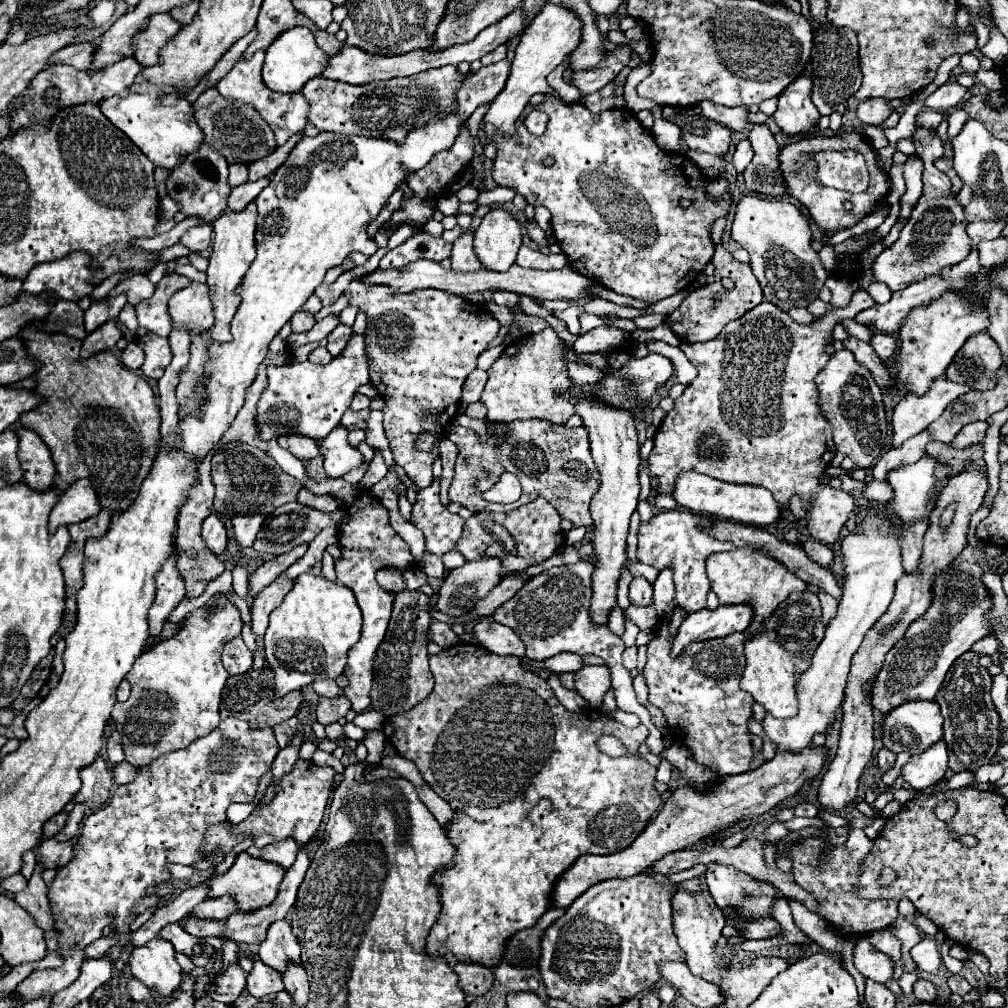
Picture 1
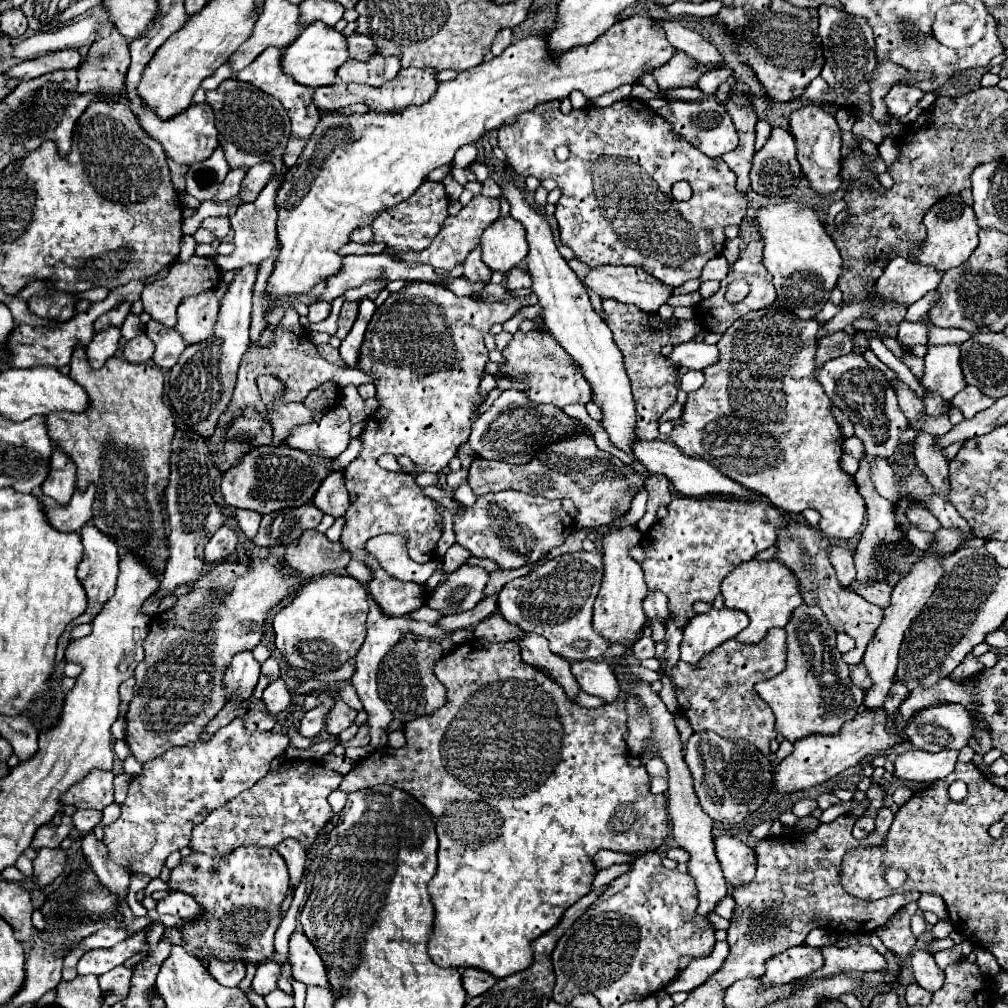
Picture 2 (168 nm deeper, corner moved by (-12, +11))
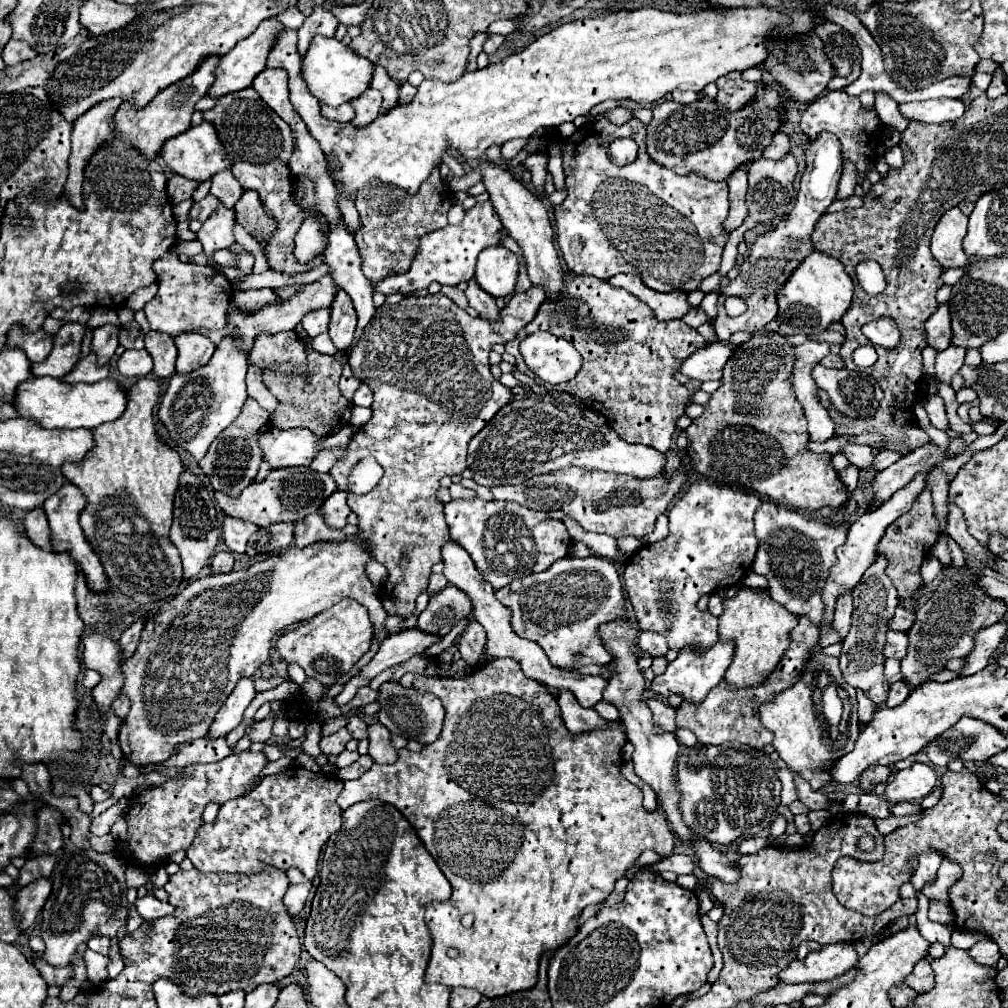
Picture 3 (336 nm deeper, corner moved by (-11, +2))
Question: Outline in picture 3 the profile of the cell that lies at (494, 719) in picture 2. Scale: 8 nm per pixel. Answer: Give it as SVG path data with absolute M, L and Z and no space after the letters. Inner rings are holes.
M506 657L506 659L492 659L486 665L478 665L470 675L464 675L460 679L454 677L418 677L414 681L414 687L420 691L430 691L436 697L440 697L446 719L444 729L438 735L438 739L432 745L424 745L420 753L412 753L408 749L400 749L398 761L392 765L372 765L360 779L344 781L344 789L338 795L340 809L348 809L354 803L378 799L392 803L400 809L400 813L412 823L416 833L420 835L422 843L430 851L430 855L436 859L438 867L446 875L446 879L452 885L452 897L442 903L428 903L426 907L426 925L432 935L432 953L430 963L426 969L426 981L428 983L442 983L446 987L474 987L484 997L500 997L506 993L530 989L538 981L538 961L540 955L552 949L562 947L572 935L578 931L578 917L586 905L602 903L614 889L614 883L626 875L626 869L634 865L634 861L640 857L642 851L652 849L660 857L672 855L674 847L674 835L668 829L668 821L662 811L646 811L642 805L642 789L626 781L620 773L622 765L622 747L626 745L624 731L620 729L618 721L608 721L606 729L592 729L588 733L570 733L564 725L564 719L560 715L558 701L554 693L526 677L520 669L520 665ZM466 913L474 915L474 925L464 927L462 917Z

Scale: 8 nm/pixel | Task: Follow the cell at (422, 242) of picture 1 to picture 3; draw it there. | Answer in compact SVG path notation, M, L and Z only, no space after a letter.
M490 201L476 203L472 209L466 211L464 221L460 225L446 225L440 231L432 231L422 237L418 255L412 261L412 267L408 273L402 275L388 275L380 281L374 283L374 291L382 295L392 295L400 293L406 295L416 289L428 287L432 281L438 281L442 285L458 285L462 281L470 281L474 277L474 267L476 267L476 257L478 253L488 247L498 243L498 231L502 229L502 223L498 219L498 213L494 211Z

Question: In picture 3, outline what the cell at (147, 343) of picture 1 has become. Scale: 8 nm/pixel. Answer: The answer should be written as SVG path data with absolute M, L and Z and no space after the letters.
M150 331L150 333L146 333L144 343L146 343L146 351L154 359L152 373L156 377L170 377L176 369L176 357L178 357L178 349L174 345L174 339L166 333Z

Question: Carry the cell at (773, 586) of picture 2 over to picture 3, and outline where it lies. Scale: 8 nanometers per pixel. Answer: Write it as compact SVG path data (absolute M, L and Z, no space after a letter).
M738 587L738 593L732 599L724 601L724 613L720 615L718 635L722 641L732 639L736 641L734 647L734 659L732 665L726 671L726 681L734 687L748 687L758 685L758 681L764 681L768 671L772 671L782 653L788 649L790 643L790 629L798 625L798 615L790 613L770 597L770 591L754 591L746 587Z

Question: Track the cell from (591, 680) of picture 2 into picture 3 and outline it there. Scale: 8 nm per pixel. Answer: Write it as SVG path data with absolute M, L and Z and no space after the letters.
M448 541L442 549L442 561L444 561L444 577L460 587L464 593L468 593L468 597L472 597L472 605L474 605L474 617L476 621L486 629L486 645L484 645L484 655L488 657L512 657L520 663L522 671L526 677L532 677L548 687L554 689L568 689L576 695L578 703L582 707L594 707L598 701L602 701L602 691L606 685L604 677L592 677L592 675L582 675L580 671L564 671L564 669L556 669L550 665L546 653L532 641L522 639L514 633L514 629L510 627L510 609L506 609L504 605L500 605L500 601L494 597L494 589L488 581L484 581L484 577L480 575L480 571L476 569L472 557L454 541Z

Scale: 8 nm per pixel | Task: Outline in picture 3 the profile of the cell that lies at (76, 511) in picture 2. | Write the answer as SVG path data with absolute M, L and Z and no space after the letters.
M36 507L36 509L32 509L26 515L24 529L26 529L26 535L32 539L34 545L38 545L40 549L52 551L50 527L48 527L48 521L46 521L46 515L44 515L44 509L42 507Z

